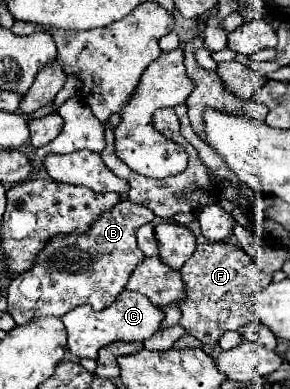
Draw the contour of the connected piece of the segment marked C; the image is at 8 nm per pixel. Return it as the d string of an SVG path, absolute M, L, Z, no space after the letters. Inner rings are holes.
M124 291L124 295L120 295L116 299L116 303L112 303L110 307L106 307L102 311L94 311L88 305L80 305L80 307L68 311L62 317L62 323L68 333L70 353L80 359L82 357L98 359L98 349L112 341L146 341L148 337L152 337L158 331L162 319L164 319L164 313L158 307L154 307L142 293Z

